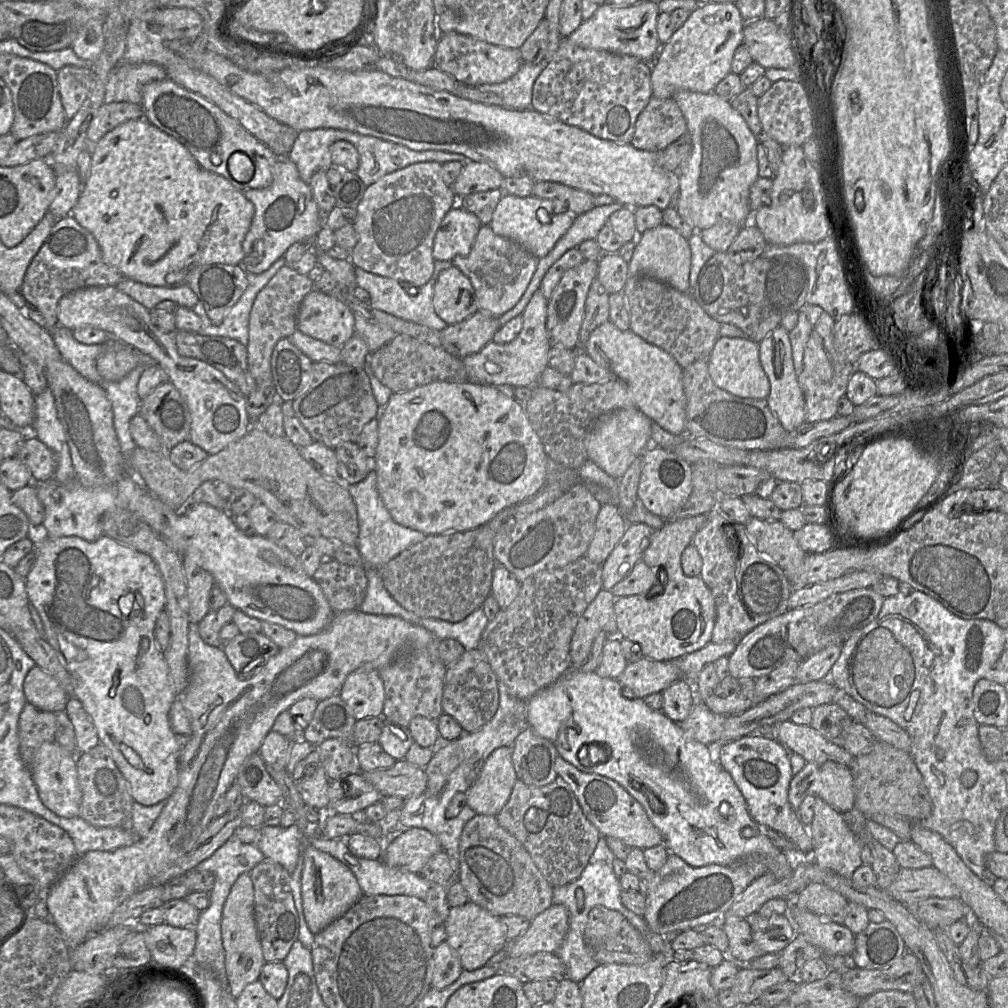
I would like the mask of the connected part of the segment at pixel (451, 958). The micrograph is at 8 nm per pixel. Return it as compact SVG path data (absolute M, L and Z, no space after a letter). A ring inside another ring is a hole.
M443 941L433 955L431 988L444 989L451 985L463 971L458 953Z

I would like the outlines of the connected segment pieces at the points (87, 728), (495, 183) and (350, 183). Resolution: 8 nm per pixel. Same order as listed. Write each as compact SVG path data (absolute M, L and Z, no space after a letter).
M75 696L69 698L65 711L74 727L78 754L88 752L97 746L100 743L97 730Z
M470 161L463 166L450 188L460 198L477 192L499 189L503 179L504 176L488 164Z
M331 165L326 170L336 207L356 208L363 198L366 186L355 172Z

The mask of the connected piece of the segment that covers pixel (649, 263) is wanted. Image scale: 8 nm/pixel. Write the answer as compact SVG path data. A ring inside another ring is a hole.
M664 223L639 235L639 242L628 264L628 277L649 276L681 292L691 291L689 284L691 249L688 240Z

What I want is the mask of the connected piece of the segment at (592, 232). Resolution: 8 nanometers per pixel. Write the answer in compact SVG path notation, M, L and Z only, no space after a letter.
M615 202L611 205L594 207L576 216L572 226L548 255L538 259L537 269L518 303L511 310L498 317L501 327L512 318L523 313L536 290L540 288L541 281L547 271L566 251L577 248L585 240L595 240L602 227L607 224L610 216L623 207L625 207L623 204Z

